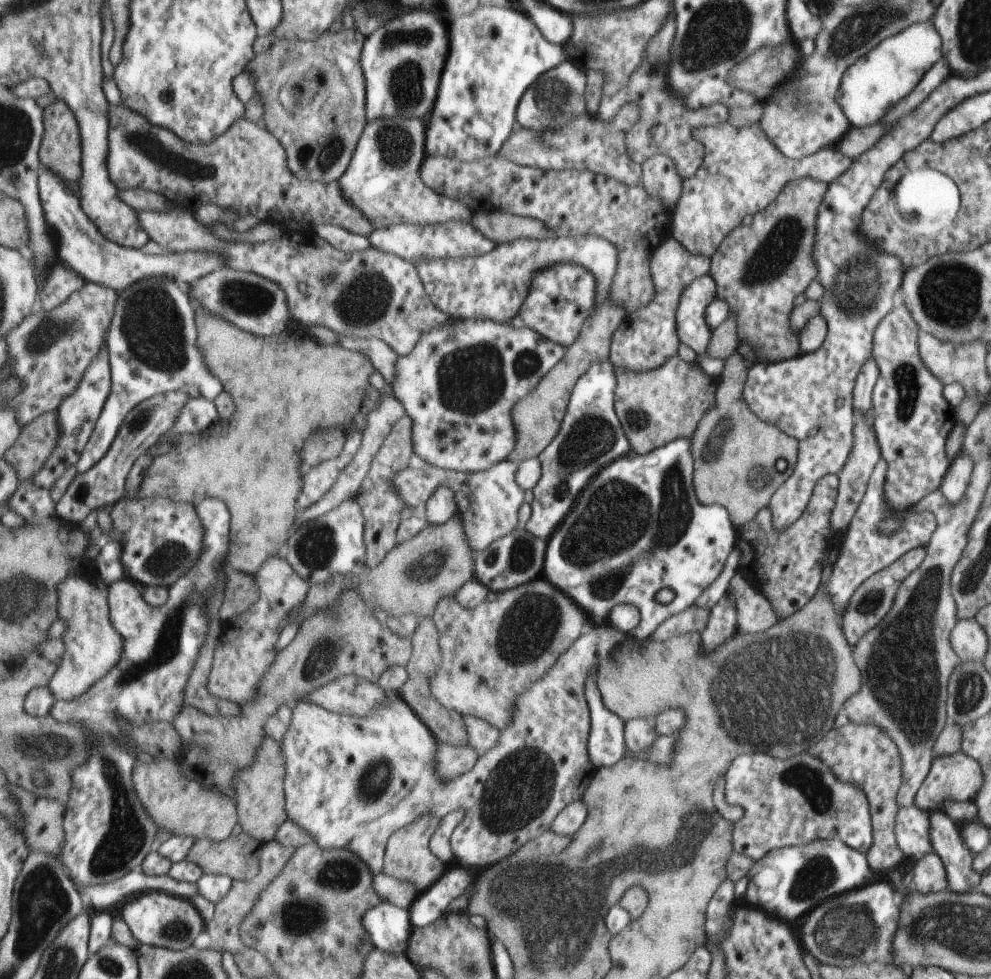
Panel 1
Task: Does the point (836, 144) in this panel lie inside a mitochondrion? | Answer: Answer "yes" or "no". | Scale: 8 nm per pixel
no

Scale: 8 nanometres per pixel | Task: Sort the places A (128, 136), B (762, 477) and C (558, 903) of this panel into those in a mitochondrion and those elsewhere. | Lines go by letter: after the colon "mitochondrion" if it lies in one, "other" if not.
A: mitochondrion
B: mitochondrion
C: mitochondrion

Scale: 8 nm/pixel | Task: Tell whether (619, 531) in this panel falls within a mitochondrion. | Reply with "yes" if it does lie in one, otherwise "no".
yes

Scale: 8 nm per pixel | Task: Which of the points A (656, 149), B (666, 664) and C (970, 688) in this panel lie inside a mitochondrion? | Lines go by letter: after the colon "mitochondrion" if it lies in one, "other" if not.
A: other
B: other
C: mitochondrion

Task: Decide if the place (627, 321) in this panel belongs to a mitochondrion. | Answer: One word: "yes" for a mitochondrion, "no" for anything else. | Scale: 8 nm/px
no

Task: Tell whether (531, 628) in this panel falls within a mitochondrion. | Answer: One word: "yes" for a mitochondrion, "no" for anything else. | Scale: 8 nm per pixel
yes

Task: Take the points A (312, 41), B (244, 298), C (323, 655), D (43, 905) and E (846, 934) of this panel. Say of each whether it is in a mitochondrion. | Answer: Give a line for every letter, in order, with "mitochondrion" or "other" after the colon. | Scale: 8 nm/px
A: other
B: mitochondrion
C: mitochondrion
D: mitochondrion
E: mitochondrion

